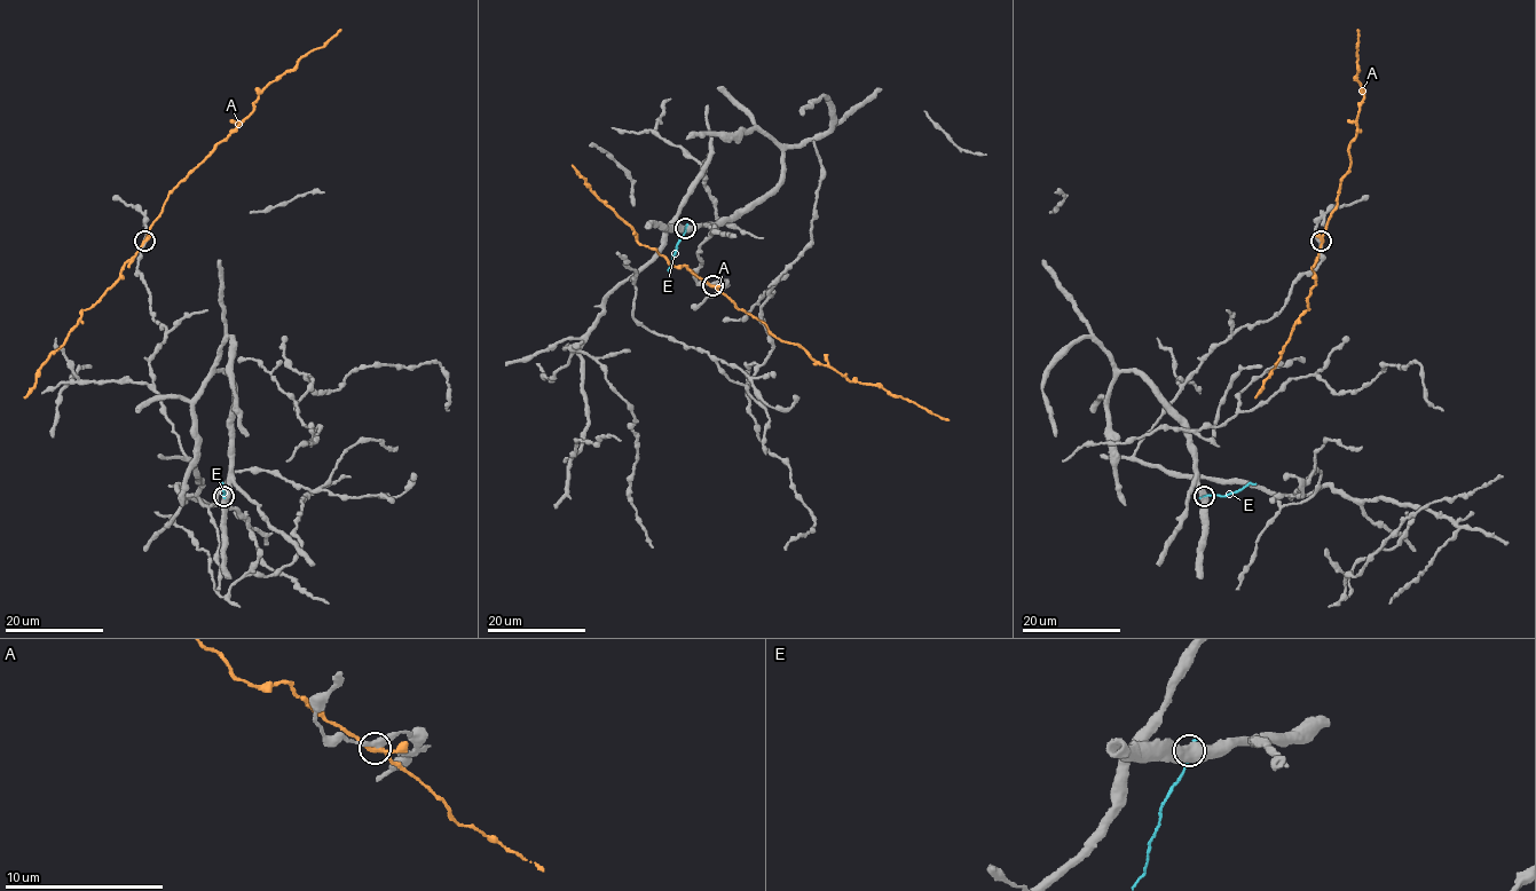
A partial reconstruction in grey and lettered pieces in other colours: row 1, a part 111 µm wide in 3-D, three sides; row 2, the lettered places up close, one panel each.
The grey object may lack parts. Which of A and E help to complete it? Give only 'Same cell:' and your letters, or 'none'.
Same cell: none

